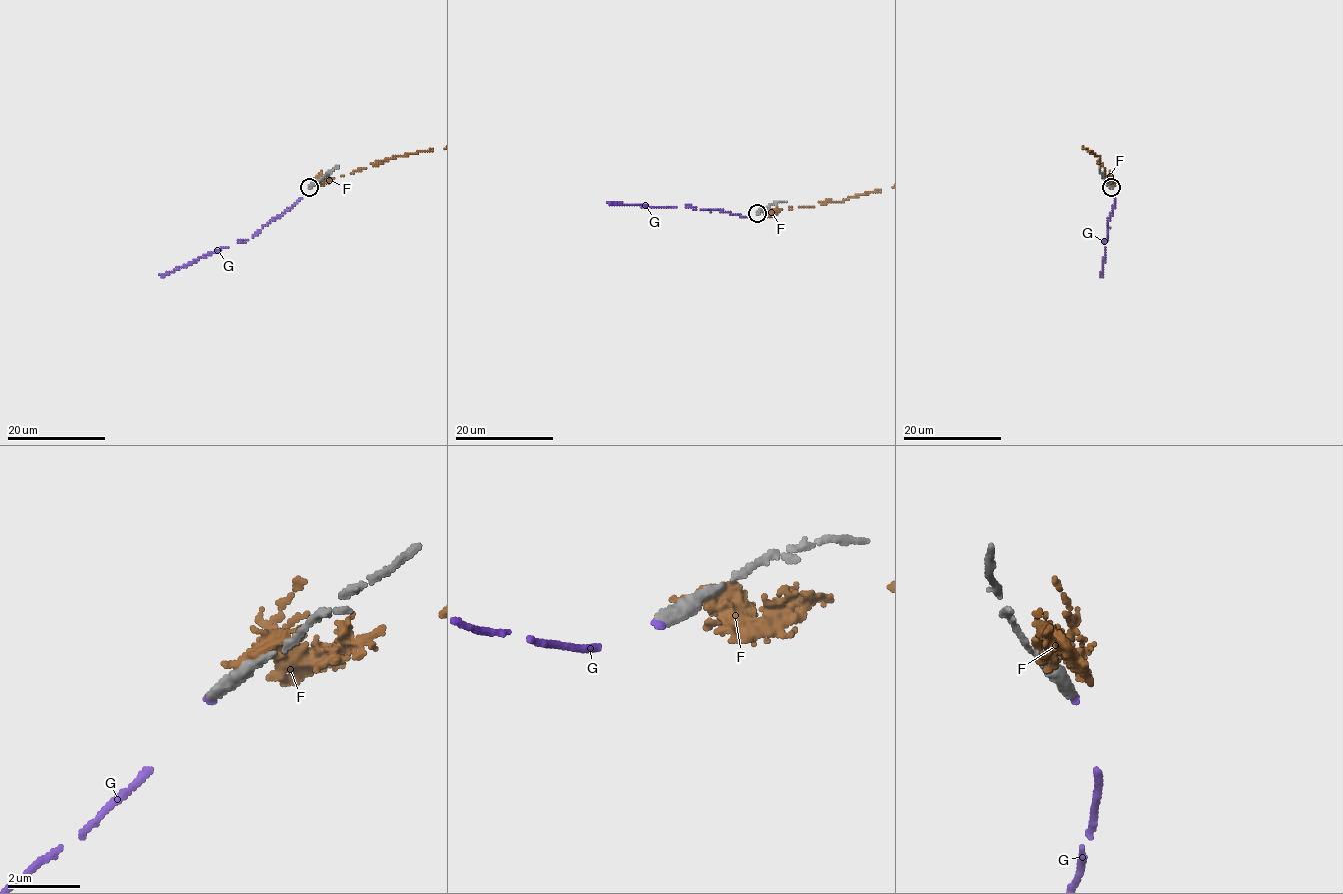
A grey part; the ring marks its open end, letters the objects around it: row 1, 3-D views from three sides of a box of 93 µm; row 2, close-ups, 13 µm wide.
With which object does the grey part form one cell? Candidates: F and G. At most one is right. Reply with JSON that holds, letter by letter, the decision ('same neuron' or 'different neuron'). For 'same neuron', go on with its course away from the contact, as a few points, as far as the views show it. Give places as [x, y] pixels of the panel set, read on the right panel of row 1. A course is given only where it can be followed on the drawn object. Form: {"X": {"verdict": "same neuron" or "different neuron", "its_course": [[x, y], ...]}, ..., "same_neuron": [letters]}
{"F": {"verdict": "different neuron"}, "G": {"verdict": "same neuron", "its_course": [[1111, 187], [1114, 204], [1108, 218], [1100, 275]]}, "same_neuron": ["G"]}

